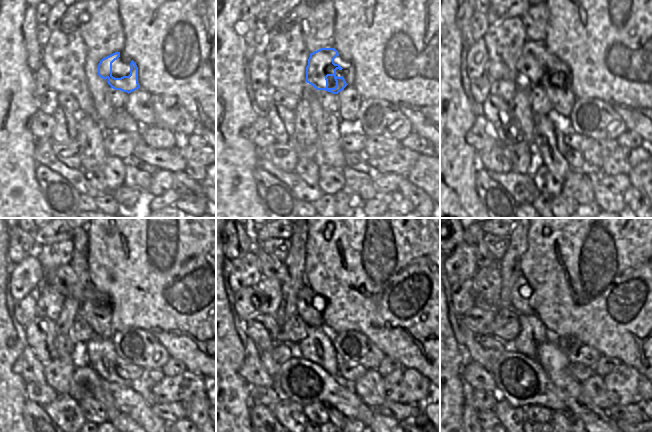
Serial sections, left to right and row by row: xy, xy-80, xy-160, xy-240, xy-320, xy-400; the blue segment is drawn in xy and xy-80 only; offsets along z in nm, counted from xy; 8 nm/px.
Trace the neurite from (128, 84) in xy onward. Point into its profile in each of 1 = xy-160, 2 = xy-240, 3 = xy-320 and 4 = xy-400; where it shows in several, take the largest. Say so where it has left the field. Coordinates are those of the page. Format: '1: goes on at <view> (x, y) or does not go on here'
1: goes on at xy-160 (536, 66)
2: goes on at xy-240 (64, 279)
3: goes on at xy-320 (270, 267)
4: goes on at xy-400 (473, 238)

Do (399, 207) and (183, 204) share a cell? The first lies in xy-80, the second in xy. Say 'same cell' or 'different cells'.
same cell

